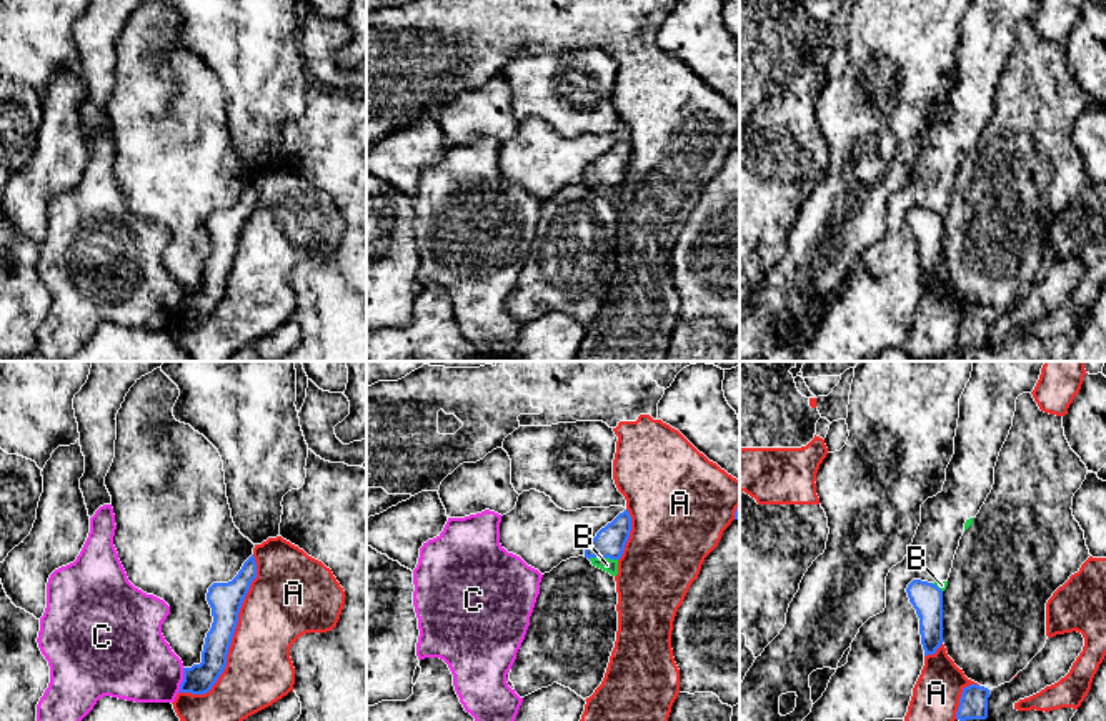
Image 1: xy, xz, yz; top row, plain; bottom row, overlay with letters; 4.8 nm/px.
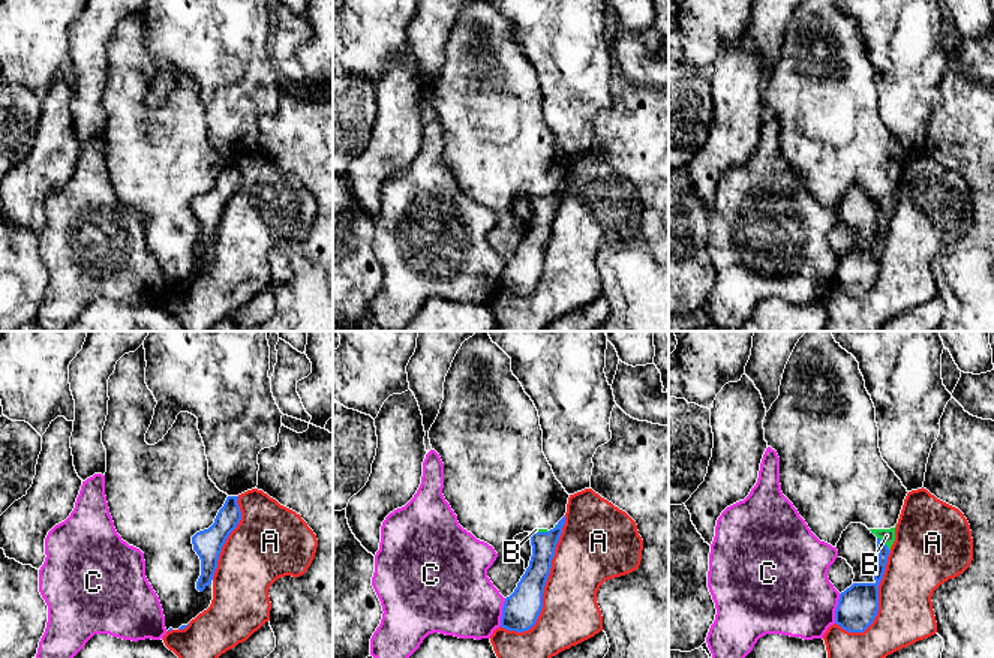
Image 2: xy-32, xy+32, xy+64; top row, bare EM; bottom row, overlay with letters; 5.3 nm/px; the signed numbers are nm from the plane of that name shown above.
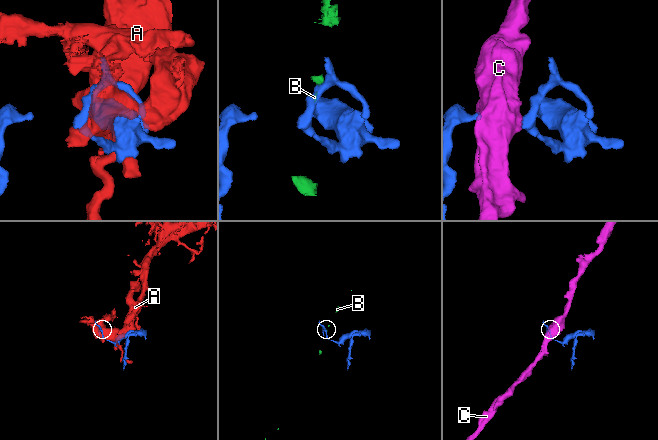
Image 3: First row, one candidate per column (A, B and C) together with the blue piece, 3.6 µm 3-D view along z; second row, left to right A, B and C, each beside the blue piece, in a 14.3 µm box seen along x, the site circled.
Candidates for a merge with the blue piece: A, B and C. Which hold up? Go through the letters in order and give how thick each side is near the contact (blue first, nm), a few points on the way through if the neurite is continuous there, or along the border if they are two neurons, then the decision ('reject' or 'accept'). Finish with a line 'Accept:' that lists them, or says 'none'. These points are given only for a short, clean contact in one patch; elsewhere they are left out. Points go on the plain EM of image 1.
A: calibres 160 and 320 nm; reject
B: calibres 150 and 70 nm; border xz (588, 185), (617, 187); reject
C: calibres 140 and 360 nm; border xy (184, 295), (184, 305), (177, 318); reject
Accept: none

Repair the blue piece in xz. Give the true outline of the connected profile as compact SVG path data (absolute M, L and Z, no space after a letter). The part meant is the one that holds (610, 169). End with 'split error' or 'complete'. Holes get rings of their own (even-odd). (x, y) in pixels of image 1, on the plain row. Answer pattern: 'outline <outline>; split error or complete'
outline M628 137L620 140L611 150L601 155L585 173L585 185L620 186L631 158L631 143Z; complete

